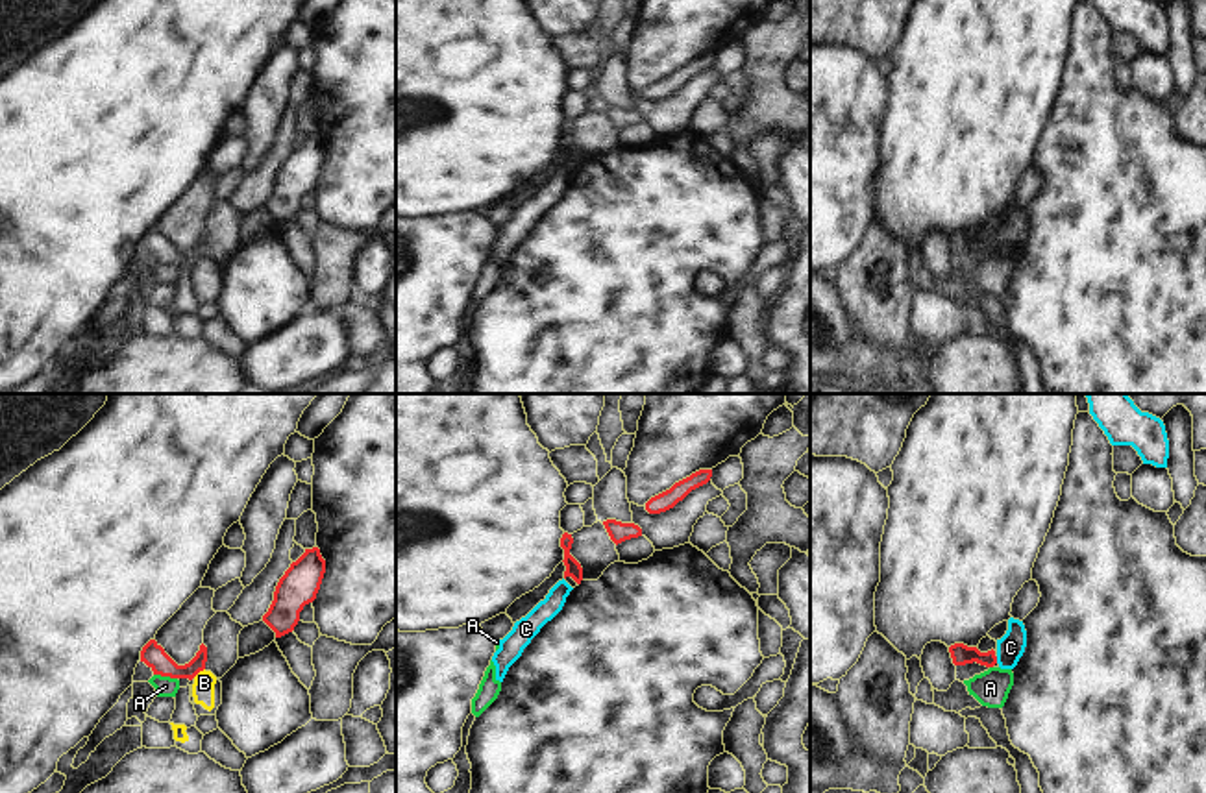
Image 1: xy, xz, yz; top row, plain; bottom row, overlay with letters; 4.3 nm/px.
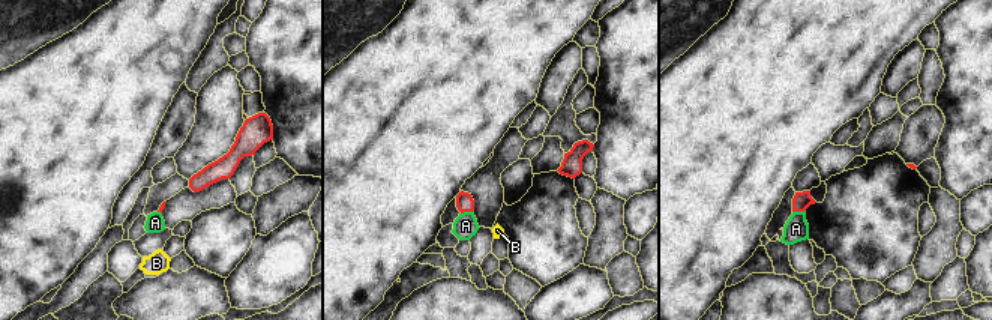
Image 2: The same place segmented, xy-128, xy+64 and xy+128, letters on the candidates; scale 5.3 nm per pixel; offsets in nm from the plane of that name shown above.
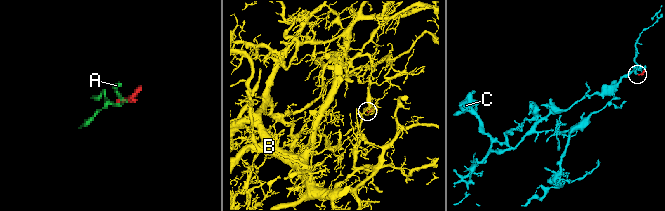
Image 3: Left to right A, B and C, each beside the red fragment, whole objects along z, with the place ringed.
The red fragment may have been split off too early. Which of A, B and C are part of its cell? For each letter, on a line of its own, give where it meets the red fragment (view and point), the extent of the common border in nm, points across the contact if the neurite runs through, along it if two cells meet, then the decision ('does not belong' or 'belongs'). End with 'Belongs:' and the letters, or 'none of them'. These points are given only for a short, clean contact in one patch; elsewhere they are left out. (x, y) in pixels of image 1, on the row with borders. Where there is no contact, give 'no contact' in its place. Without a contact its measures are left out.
A: meets red in xy at (165, 675); contact 110 nm long; border along xy (154, 673), (176, 679); does not belong
B: meets red in xy at (198, 671); contact 70 nm long; border along xy (204, 668), (193, 677); does not belong
C: meets red in yz at (996, 660); contact 30 nm long; border along yz (996, 657), (997, 662); does not belong
Belongs: none of them

